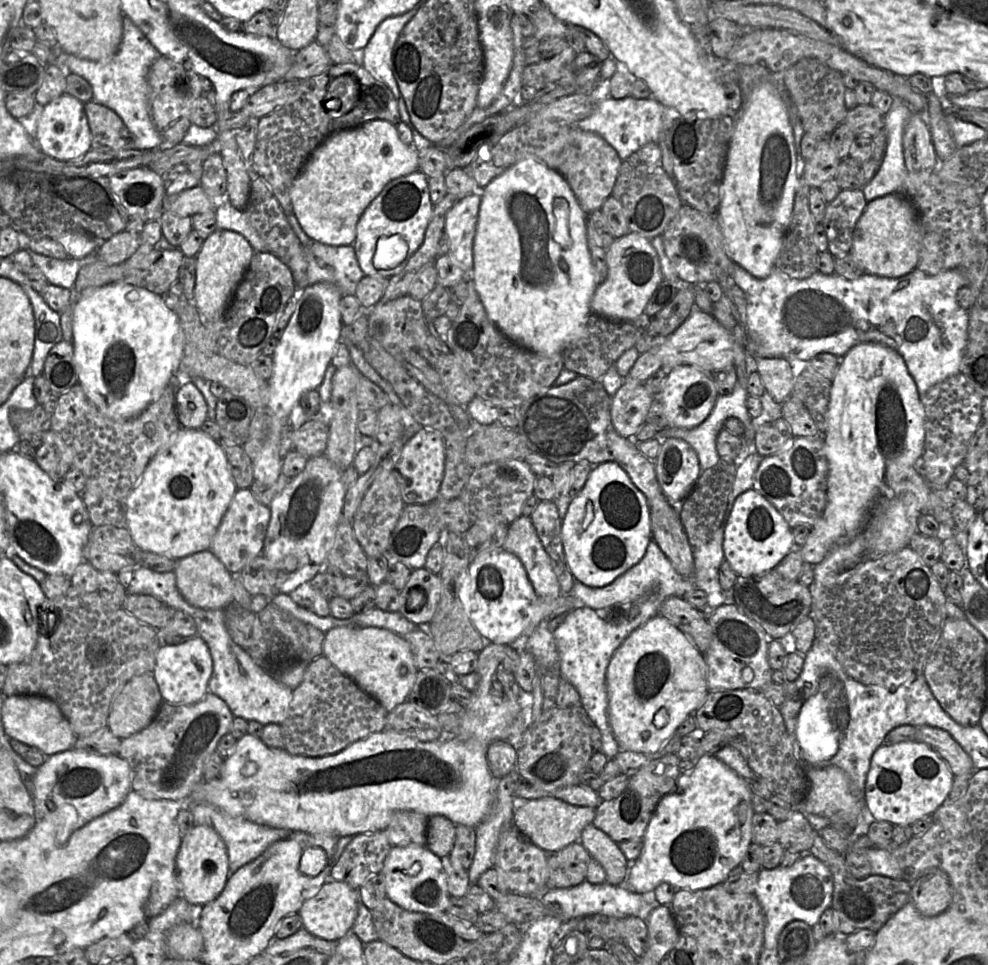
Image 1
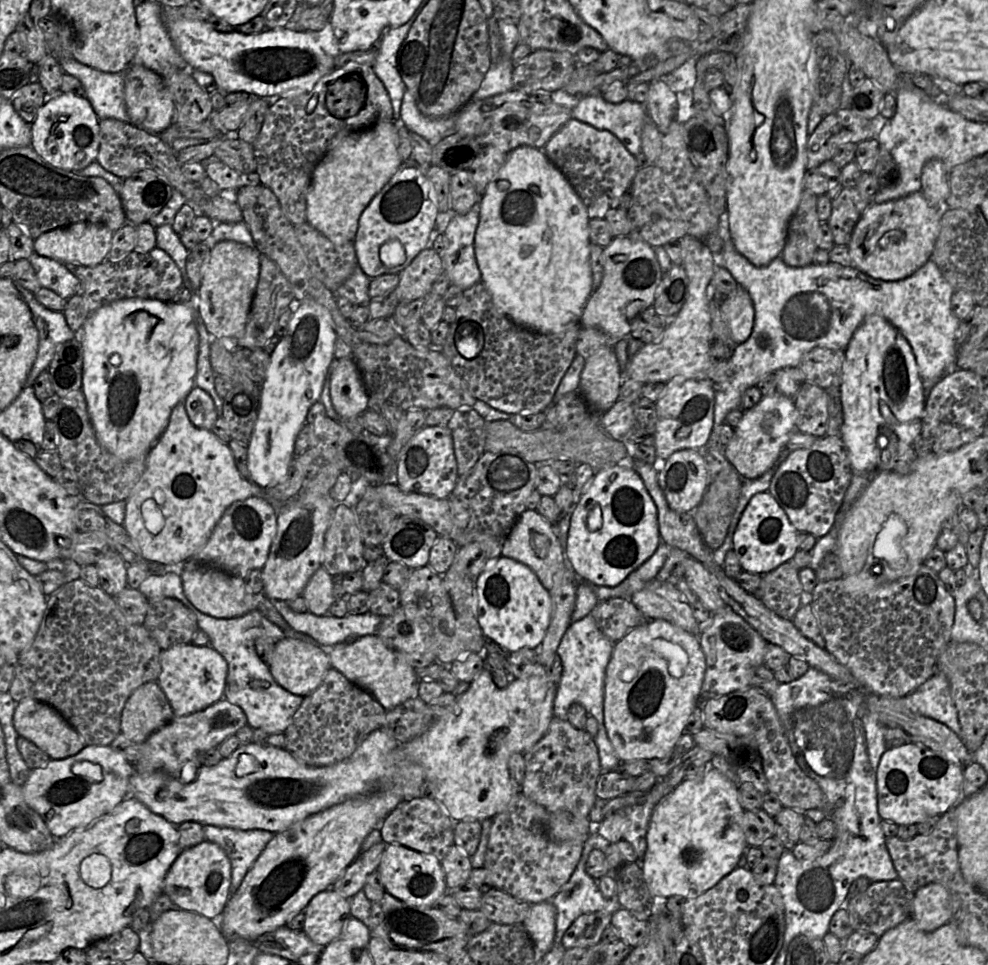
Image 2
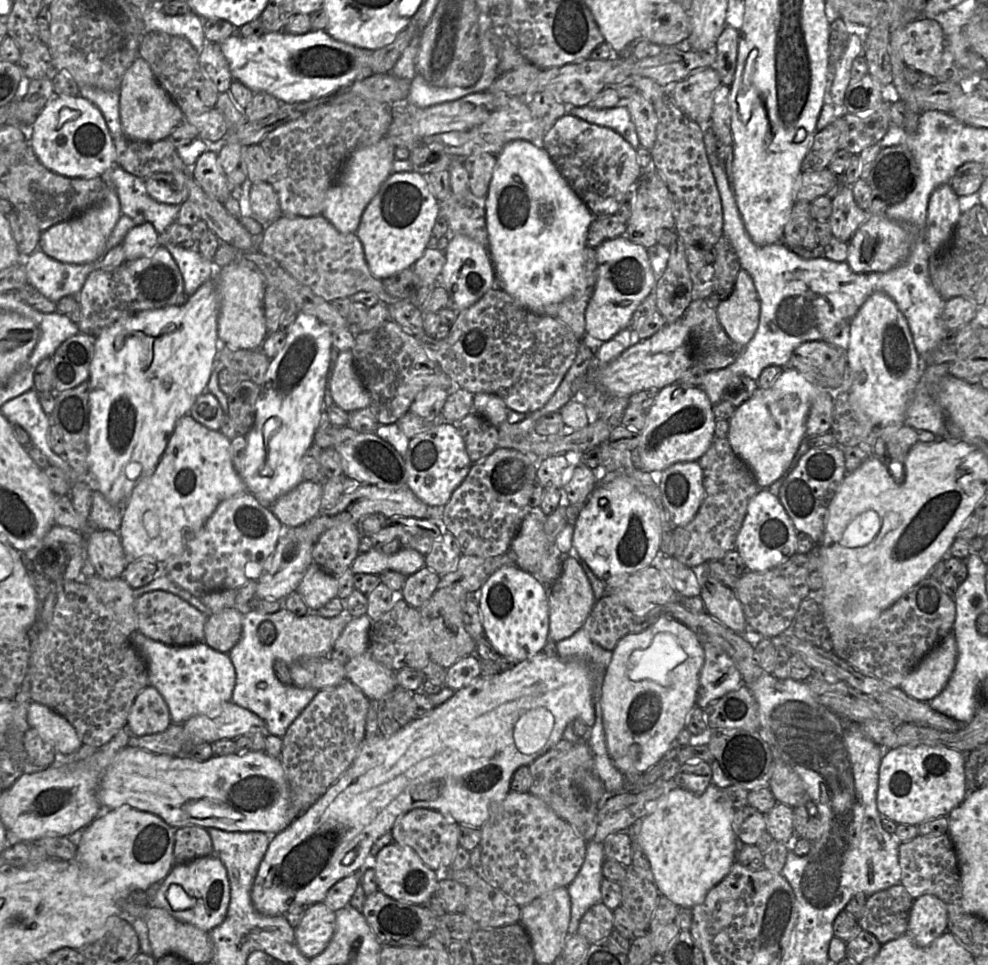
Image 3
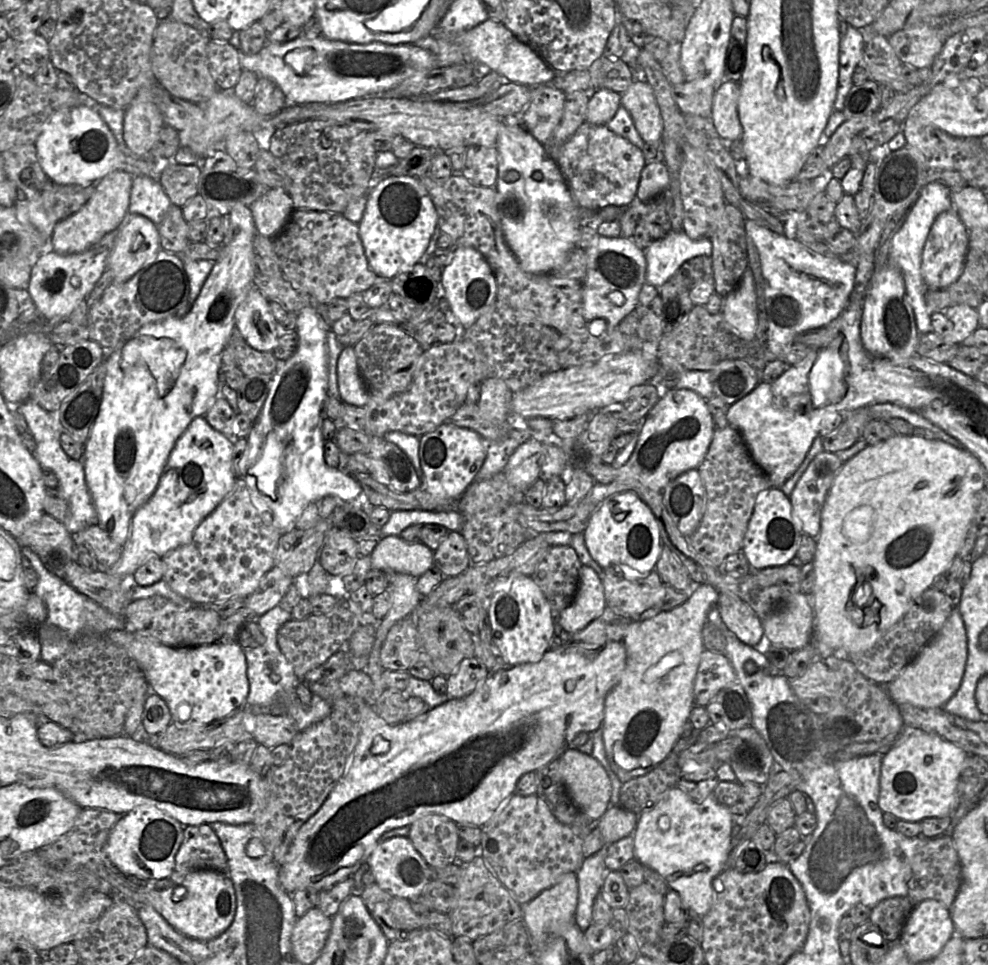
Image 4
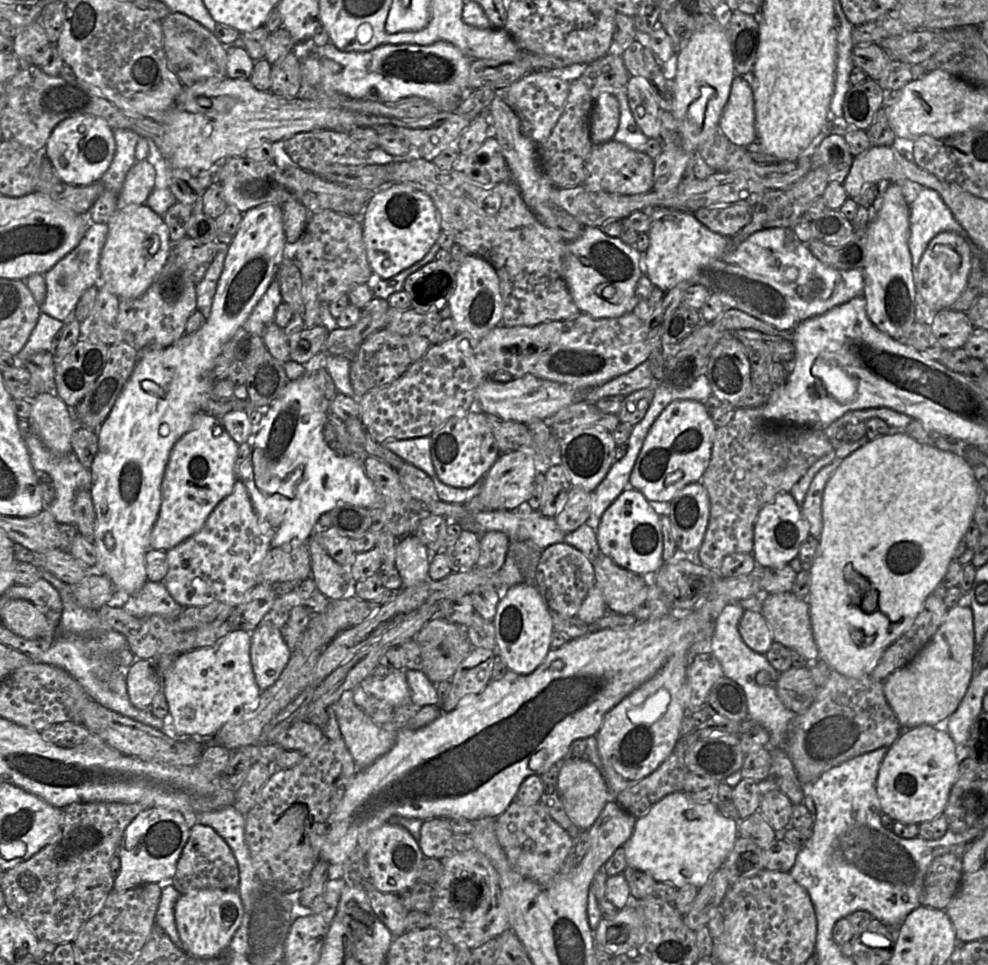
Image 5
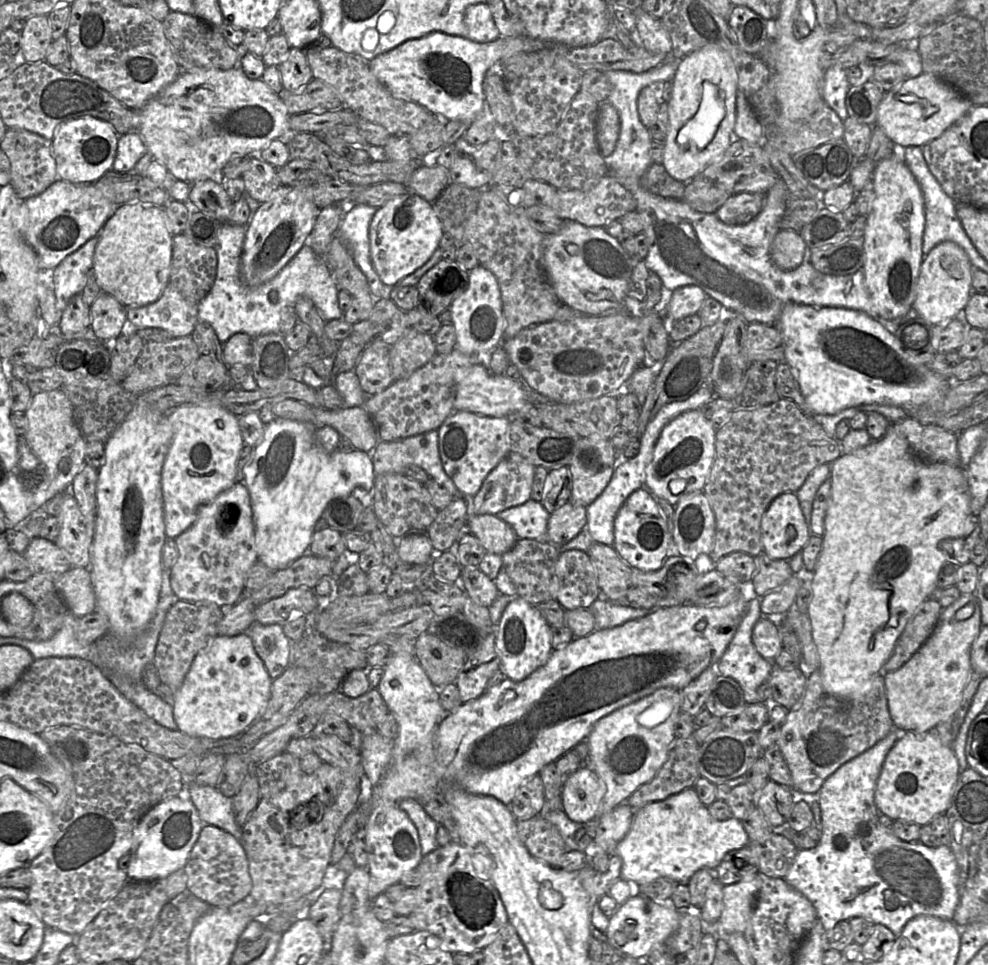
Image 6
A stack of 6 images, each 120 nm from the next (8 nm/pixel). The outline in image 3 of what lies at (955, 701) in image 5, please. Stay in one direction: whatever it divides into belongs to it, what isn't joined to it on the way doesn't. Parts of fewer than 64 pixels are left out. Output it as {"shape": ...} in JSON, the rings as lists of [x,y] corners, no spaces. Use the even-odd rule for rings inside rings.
{"shape":[[[952,630],[907,674],[900,688],[916,700],[929,702],[947,685],[957,655],[957,642]]]}

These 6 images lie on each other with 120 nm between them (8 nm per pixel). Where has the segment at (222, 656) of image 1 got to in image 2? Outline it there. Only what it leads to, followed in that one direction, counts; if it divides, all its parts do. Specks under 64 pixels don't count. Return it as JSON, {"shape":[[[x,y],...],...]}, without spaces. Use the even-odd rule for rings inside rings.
{"shape":[[[189,607],[189,609],[196,616],[199,630],[209,637],[210,646],[227,662],[224,699],[243,710],[247,717],[247,724],[251,728],[261,728],[269,735],[284,733],[304,697],[292,694],[281,687],[273,678],[269,666],[255,651],[257,638],[270,637],[277,643],[285,637],[283,631],[258,610],[235,618],[214,618],[196,608]]]}

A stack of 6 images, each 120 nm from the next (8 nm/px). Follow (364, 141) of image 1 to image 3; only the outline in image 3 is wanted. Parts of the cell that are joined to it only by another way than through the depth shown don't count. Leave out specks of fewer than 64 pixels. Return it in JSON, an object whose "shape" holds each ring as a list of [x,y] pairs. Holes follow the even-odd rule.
{"shape":[[[386,139],[354,151],[345,161],[336,182],[327,191],[322,215],[341,233],[356,233],[363,211],[390,176],[395,147]]]}

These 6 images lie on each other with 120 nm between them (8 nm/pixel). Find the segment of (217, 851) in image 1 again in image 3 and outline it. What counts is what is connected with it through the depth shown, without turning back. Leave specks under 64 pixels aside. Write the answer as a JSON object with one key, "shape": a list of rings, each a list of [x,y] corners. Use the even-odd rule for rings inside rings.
{"shape":[[[210,854],[190,862],[174,864],[160,883],[153,907],[163,908],[177,920],[209,933],[224,921],[230,897],[227,870],[215,854]]]}

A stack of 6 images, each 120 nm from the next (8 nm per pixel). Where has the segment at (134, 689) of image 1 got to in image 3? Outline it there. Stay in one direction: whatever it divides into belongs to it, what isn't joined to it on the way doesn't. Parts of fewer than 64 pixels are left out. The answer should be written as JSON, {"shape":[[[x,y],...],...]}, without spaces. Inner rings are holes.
{"shape":[[[151,685],[135,698],[127,718],[131,736],[151,735],[165,731],[172,724],[168,706]]]}

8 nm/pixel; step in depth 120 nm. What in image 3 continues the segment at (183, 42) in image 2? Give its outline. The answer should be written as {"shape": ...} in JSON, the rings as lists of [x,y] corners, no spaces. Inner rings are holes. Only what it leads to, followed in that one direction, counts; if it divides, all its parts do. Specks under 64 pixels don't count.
{"shape":[[[285,30],[266,31],[261,36],[231,35],[220,43],[233,80],[238,80],[254,93],[267,92],[281,103],[295,103],[334,95],[343,87],[374,75],[366,63],[366,50],[333,39],[325,30],[312,30],[306,34],[290,34]]]}

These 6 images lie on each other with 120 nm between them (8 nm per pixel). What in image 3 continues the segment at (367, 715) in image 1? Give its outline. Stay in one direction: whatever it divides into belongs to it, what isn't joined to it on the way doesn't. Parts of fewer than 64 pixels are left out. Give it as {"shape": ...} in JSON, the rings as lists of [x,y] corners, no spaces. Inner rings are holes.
{"shape":[[[350,680],[319,690],[287,729],[280,761],[297,816],[307,811],[350,767],[365,738],[370,700]]]}

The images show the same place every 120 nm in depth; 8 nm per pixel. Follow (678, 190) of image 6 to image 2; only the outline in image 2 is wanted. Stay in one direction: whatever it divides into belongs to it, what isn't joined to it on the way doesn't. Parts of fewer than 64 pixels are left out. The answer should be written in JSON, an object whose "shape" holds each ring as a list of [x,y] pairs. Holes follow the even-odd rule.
{"shape":[[[570,118],[542,148],[546,157],[563,173],[573,186],[583,204],[589,219],[604,218],[606,213],[619,207],[621,196],[631,186],[637,172],[635,156],[611,132],[599,130],[584,122]]]}

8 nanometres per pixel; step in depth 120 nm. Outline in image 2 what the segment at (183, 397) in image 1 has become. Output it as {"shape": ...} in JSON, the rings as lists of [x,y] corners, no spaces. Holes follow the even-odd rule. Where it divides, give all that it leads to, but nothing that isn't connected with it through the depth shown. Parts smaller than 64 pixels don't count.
{"shape":[[[198,386],[193,387],[186,396],[185,409],[191,422],[201,429],[211,430],[218,419],[212,397]]]}

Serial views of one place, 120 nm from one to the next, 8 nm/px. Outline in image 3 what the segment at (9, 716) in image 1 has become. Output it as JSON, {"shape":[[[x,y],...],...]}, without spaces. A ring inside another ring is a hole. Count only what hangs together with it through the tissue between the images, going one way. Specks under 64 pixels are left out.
{"shape":[[[33,701],[30,703],[27,711],[27,722],[30,728],[37,730],[39,735],[52,745],[58,756],[71,755],[83,745],[75,728],[67,719],[44,704]]]}

